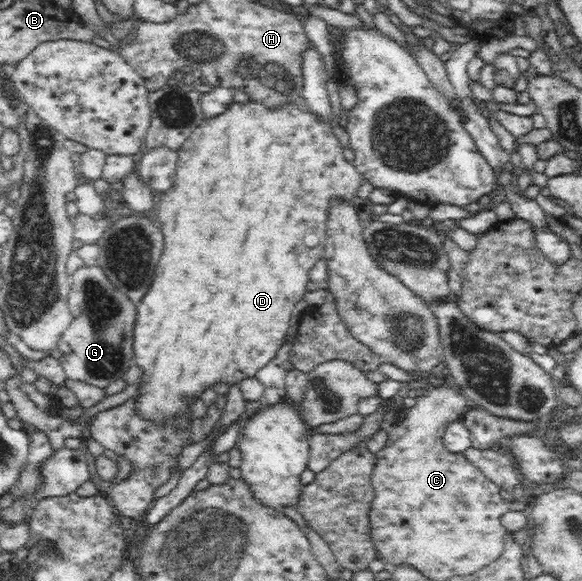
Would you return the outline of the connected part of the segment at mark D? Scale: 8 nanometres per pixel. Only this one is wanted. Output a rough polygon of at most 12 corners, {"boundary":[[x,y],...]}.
{"boundary":[[233,103],[156,194],[136,414],[187,431],[284,343],[361,186],[304,104]]}

